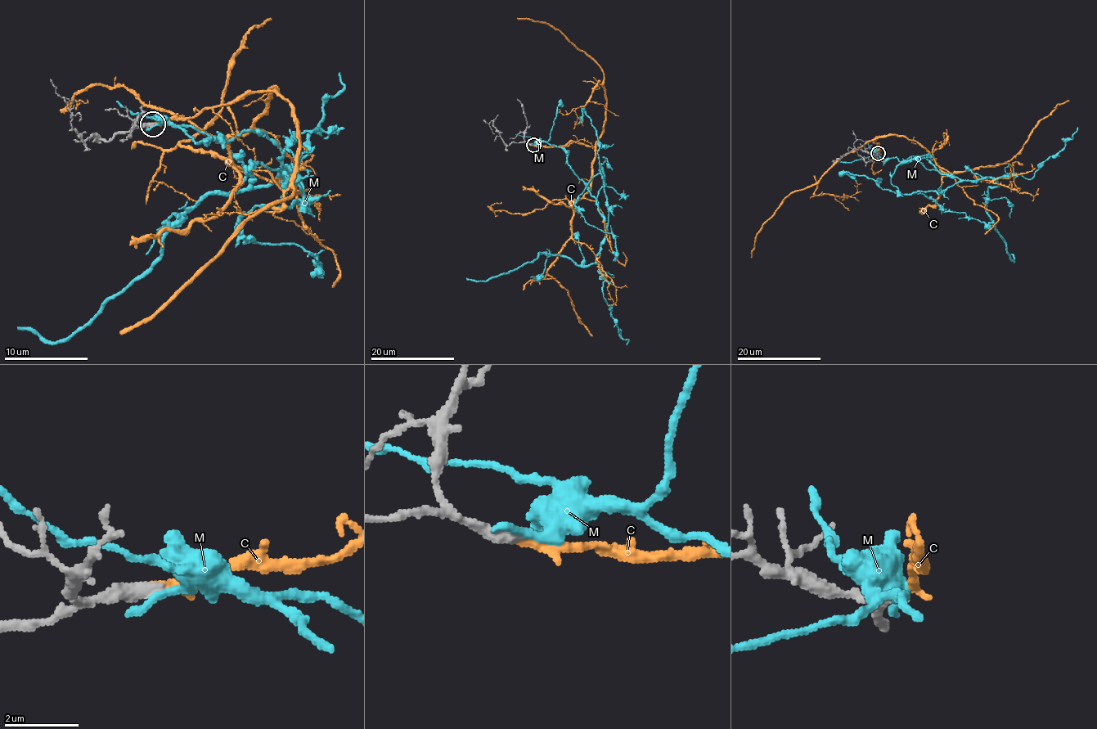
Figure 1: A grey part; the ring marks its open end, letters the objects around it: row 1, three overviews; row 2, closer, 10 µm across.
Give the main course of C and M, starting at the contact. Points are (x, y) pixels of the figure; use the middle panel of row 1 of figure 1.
C: (533, 145), (575, 141), (595, 152), (591, 186), (572, 203), (572, 236), (548, 272), (593, 336)
M: (533, 145), (564, 149), (597, 201), (605, 228), (597, 260), (577, 265), (539, 254), (491, 279), (466, 277)

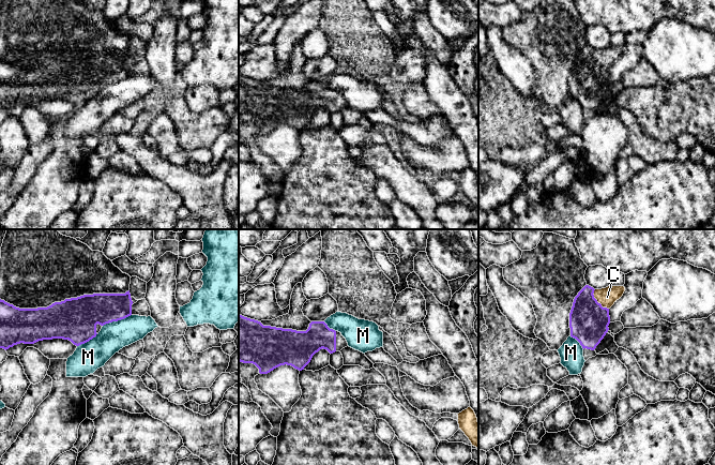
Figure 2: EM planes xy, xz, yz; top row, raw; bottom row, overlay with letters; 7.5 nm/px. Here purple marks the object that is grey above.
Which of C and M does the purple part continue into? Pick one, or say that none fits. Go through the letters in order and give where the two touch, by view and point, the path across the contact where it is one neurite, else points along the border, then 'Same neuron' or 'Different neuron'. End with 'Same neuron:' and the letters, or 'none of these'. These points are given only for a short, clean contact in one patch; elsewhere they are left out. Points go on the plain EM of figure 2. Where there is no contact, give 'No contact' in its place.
C: Touches purple at yz (596, 61). Same neuron
M: Touches purple at xy (117, 80). Different neuron
Same neuron: C

